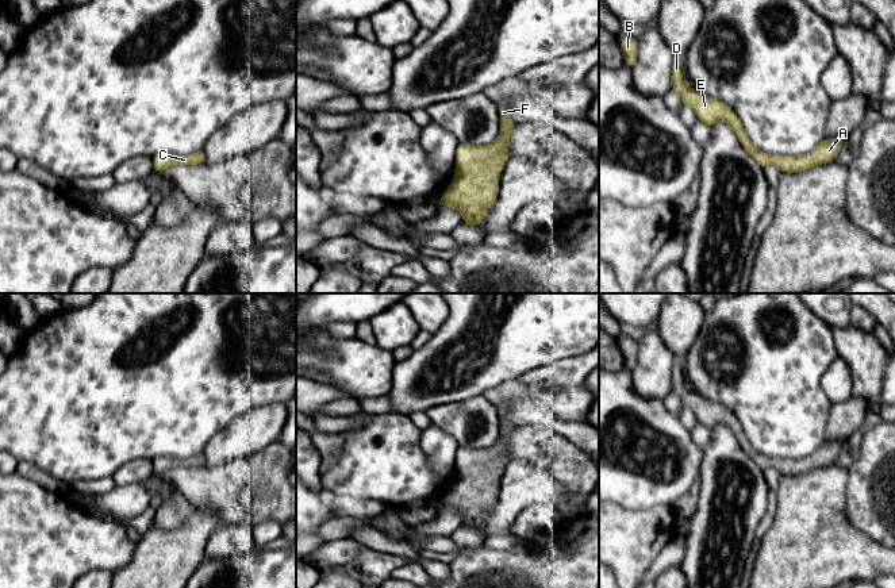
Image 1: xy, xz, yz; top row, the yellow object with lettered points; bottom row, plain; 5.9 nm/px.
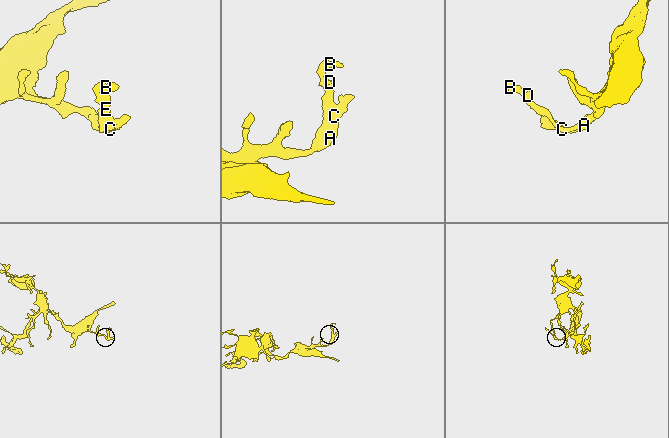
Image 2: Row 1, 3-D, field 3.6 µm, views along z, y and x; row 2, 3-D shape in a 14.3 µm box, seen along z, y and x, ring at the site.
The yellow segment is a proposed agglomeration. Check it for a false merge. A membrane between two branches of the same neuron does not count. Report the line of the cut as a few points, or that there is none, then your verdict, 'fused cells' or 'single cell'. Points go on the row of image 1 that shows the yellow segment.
no cut | single cell

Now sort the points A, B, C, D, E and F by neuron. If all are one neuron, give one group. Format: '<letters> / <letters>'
A B C D E F

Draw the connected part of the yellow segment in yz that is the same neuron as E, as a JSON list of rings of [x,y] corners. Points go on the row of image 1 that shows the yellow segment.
[[[676,57],[673,61],[671,88],[679,93],[683,104],[688,104],[694,108],[698,120],[702,120],[710,126],[719,120],[726,122],[735,132],[744,149],[761,168],[773,165],[780,172],[802,172],[811,166],[834,161],[838,155],[842,143],[848,141],[845,137],[826,138],[811,153],[798,157],[768,155],[764,151],[758,150],[750,142],[740,118],[729,105],[719,100],[711,99],[700,93],[699,91],[690,88],[685,84],[685,74],[681,57]]]

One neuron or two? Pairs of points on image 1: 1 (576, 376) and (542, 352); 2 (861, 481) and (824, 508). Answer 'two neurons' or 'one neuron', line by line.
1: two neurons
2: two neurons

